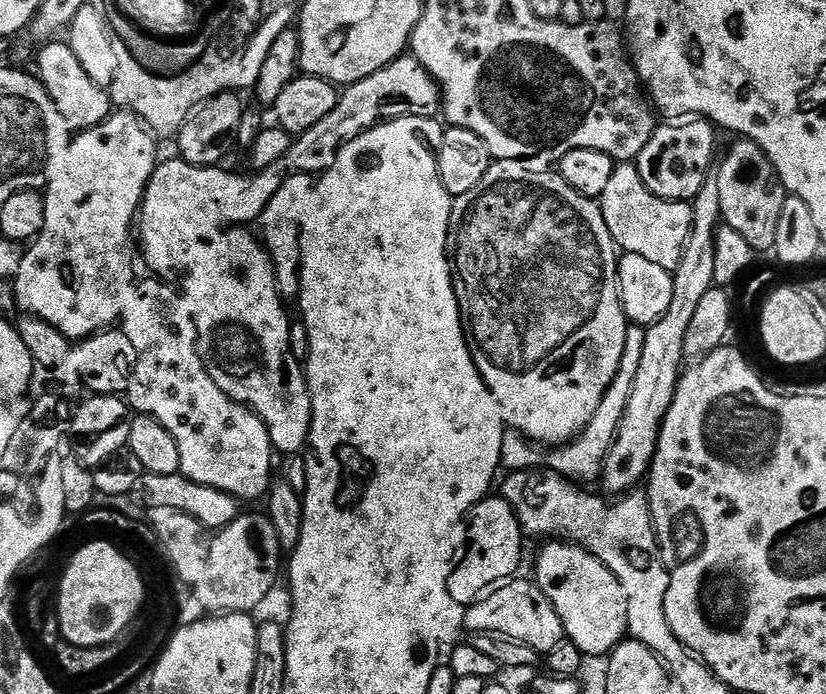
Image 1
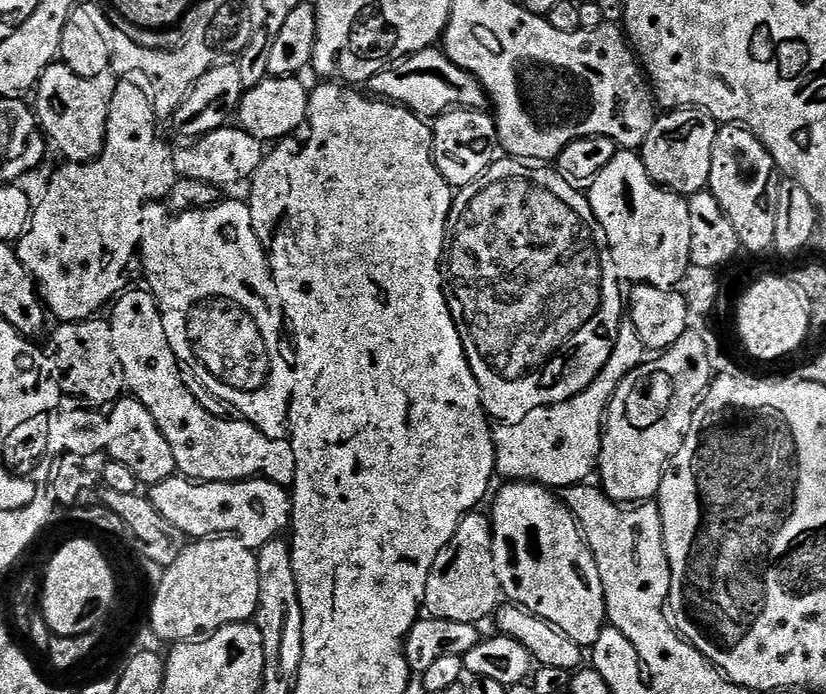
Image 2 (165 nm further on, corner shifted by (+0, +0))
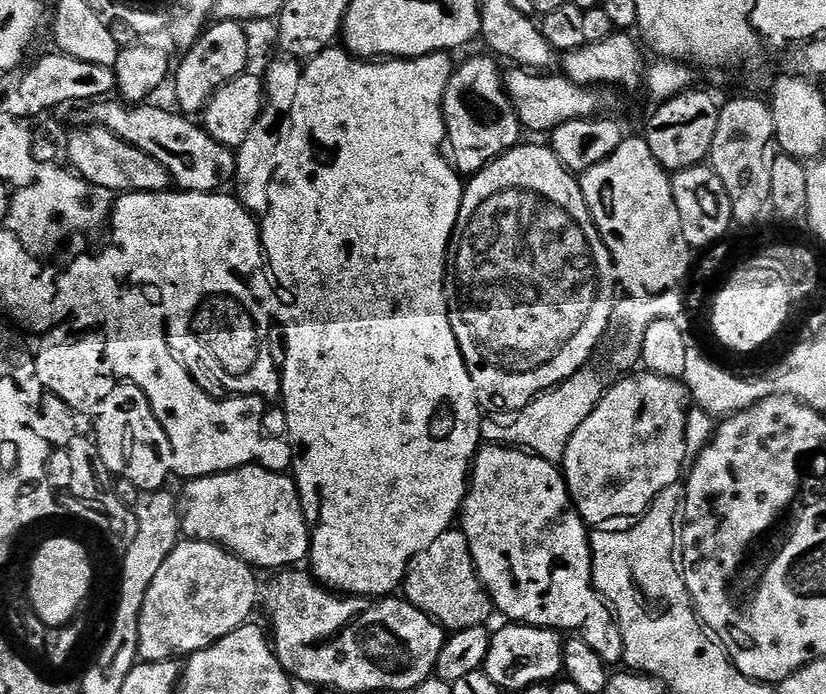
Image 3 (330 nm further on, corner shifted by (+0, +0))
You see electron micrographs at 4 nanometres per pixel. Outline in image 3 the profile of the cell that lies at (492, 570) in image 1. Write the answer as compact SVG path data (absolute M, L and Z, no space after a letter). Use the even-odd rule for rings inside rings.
M456 526L438 534L426 550L418 553L408 567L402 592L415 608L437 620L449 633L487 625L487 620L494 616L492 597L476 572L470 542L464 531Z

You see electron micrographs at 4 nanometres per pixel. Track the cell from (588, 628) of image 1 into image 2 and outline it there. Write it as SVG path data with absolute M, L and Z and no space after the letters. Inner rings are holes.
M508 482L503 486L505 488L497 494L490 511L493 545L509 544L512 547L508 552L508 564L501 563L498 567L503 599L550 622L562 634L569 636L581 650L591 649L606 627L608 607L602 574L598 574L598 562L594 562L594 554L580 533L580 526L572 517L572 511L555 491L543 484Z

